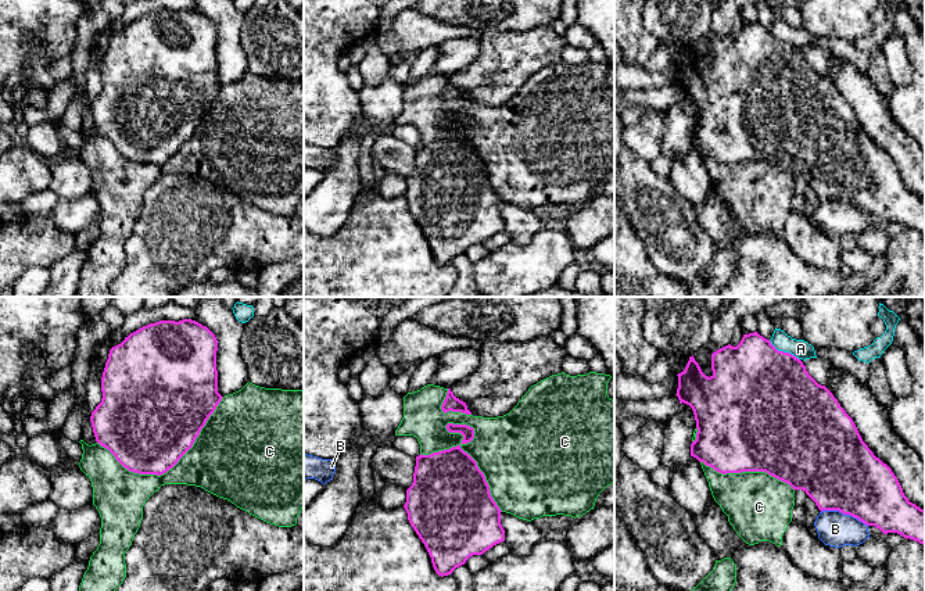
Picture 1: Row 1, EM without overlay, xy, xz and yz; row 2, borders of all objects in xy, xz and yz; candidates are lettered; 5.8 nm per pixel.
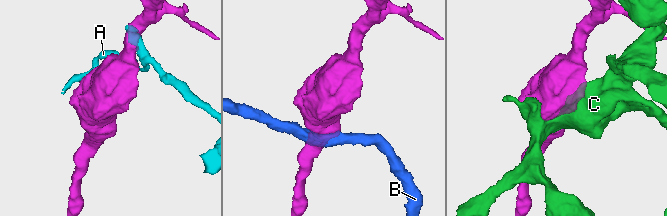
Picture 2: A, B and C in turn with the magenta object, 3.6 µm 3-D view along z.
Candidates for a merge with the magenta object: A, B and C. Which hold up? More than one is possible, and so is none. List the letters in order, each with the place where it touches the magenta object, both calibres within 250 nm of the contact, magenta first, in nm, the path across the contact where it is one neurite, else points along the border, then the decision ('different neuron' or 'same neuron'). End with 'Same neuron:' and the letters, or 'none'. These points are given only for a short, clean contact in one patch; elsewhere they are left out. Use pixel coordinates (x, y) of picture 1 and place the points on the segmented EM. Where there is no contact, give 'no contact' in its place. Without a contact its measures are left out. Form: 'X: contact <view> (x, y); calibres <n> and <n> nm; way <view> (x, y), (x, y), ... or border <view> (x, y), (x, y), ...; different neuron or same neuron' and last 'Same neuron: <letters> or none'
A: contact yz (782, 351); calibres 500 and 110 nm; different neuron
B: contact yz (845, 514); calibres 440 and 200 nm; different neuron
C: contact xz (476, 462); calibres 460 and 460 nm; same neuron
Same neuron: C

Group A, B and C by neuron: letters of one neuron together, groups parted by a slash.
A / B / C

